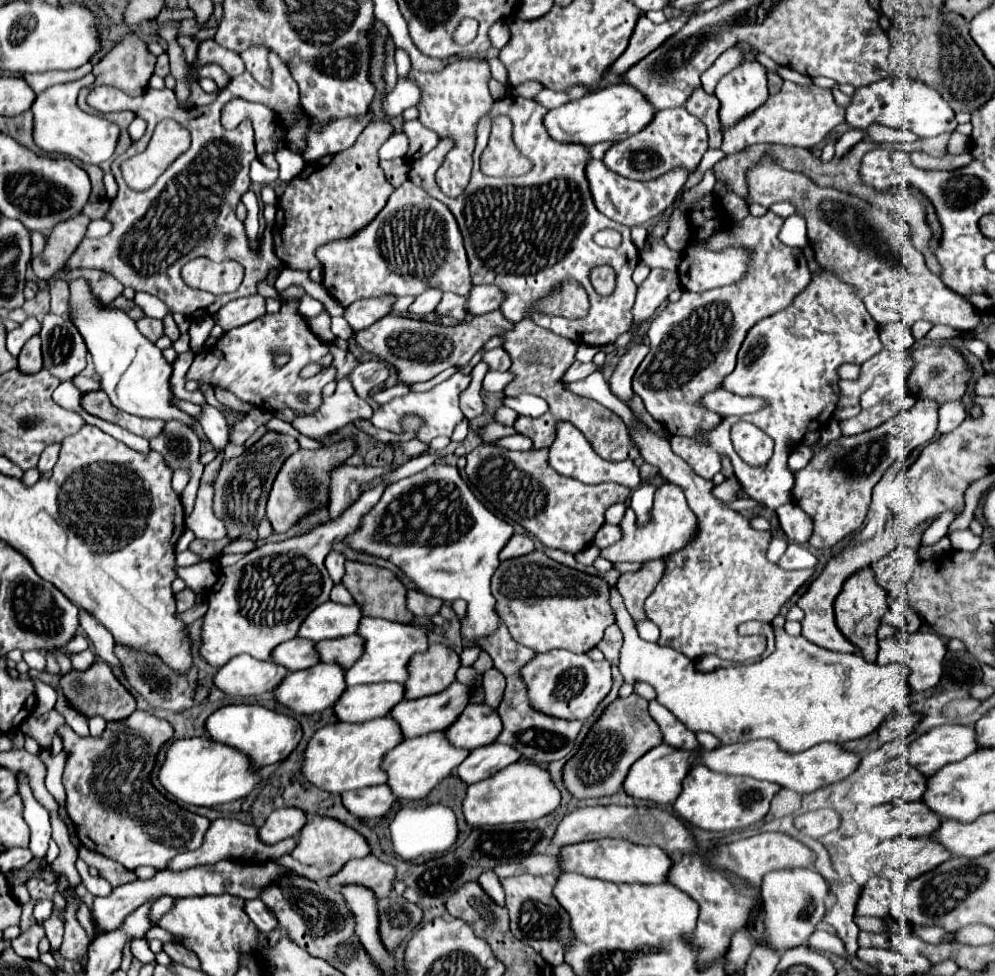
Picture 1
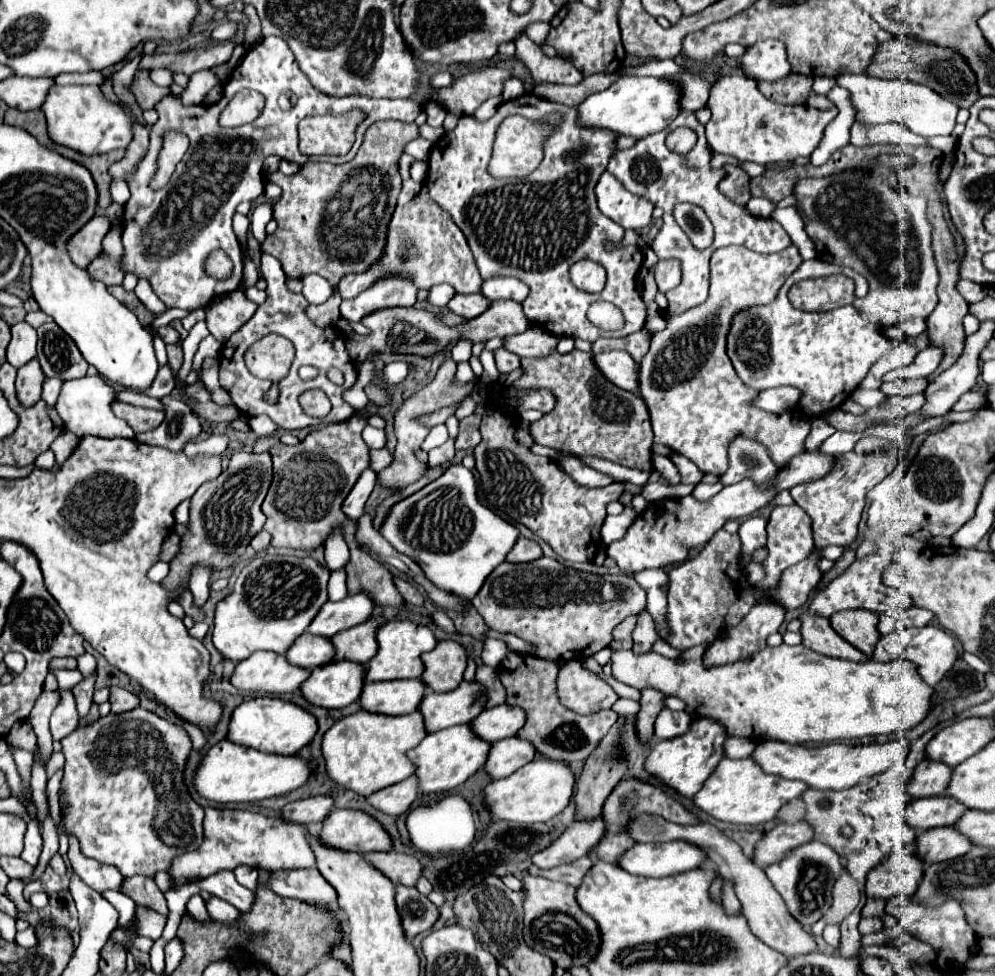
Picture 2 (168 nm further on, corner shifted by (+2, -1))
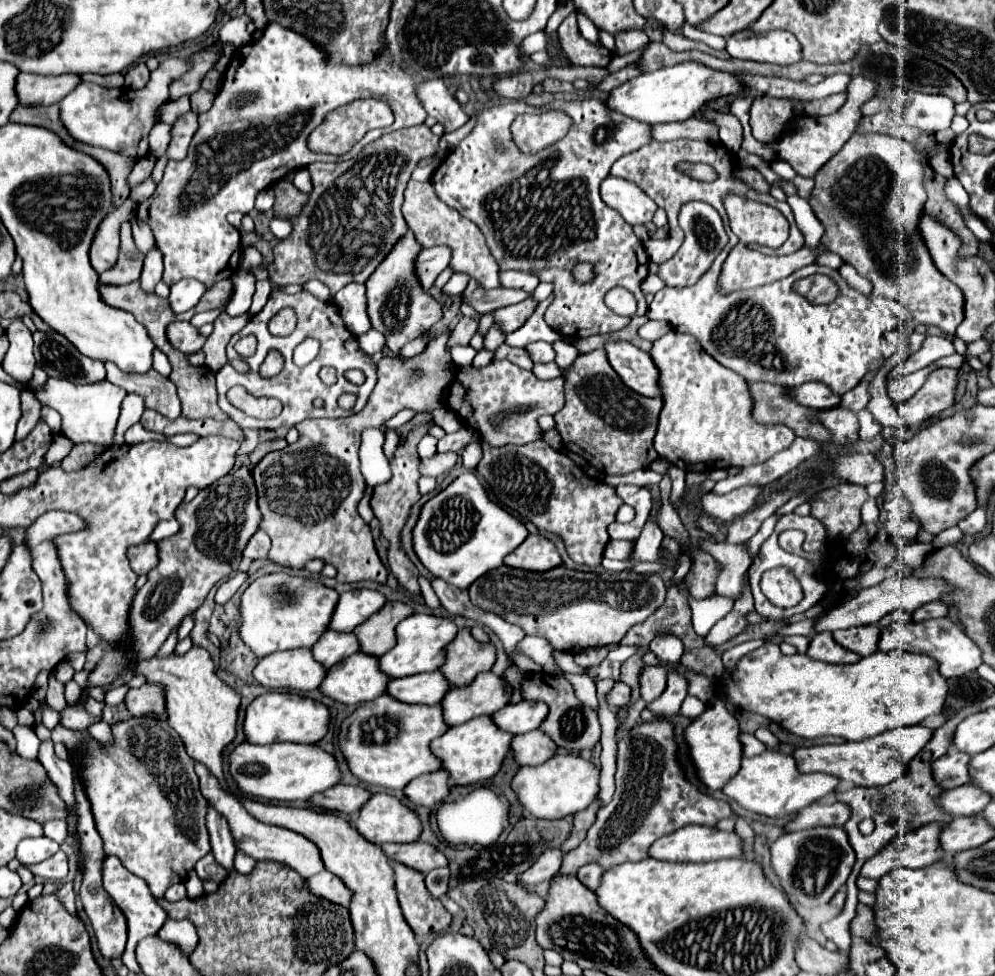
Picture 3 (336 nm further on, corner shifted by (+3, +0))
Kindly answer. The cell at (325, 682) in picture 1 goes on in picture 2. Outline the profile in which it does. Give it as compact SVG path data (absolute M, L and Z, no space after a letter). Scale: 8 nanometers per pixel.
M338 660L312 670L310 678L302 684L306 700L324 708L344 708L360 698L364 686L364 664Z

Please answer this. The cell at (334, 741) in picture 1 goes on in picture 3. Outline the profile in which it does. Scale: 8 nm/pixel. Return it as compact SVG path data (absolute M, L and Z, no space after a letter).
M381 695L359 705L347 717L339 733L339 749L347 759L351 773L363 783L385 789L403 789L411 779L441 769L441 761L429 753L429 743L445 731L447 725L443 723L439 705L399 705L399 701Z

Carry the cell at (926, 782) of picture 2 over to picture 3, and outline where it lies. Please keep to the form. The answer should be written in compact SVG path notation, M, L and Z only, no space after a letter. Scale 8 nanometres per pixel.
M947 753L933 761L933 779L941 789L953 789L969 783L969 759L965 753Z

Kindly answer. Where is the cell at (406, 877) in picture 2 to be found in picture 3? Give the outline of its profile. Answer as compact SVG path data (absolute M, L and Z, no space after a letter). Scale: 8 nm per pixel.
M423 841L403 843L403 845L385 843L381 849L391 863L407 865L407 867L423 873L423 875L427 875L429 871L433 871L437 867L447 867L445 855L439 853L433 845L423 843Z

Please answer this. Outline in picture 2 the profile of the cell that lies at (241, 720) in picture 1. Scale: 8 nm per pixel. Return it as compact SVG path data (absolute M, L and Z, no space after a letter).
M252 698L248 702L242 702L234 710L228 726L228 740L262 752L288 756L302 750L314 738L316 730L318 730L316 718L298 704L280 698Z

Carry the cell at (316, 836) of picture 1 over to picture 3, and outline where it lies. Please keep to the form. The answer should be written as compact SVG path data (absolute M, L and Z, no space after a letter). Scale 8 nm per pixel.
M377 793L359 811L357 819L351 821L367 841L375 845L383 843L411 843L419 839L421 823L417 815L407 809L399 799Z

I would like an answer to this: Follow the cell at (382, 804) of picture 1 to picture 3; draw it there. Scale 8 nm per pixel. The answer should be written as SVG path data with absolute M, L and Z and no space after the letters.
M443 769L427 775L415 777L411 783L405 785L403 793L407 799L415 805L425 805L425 807L435 807L443 803L443 799L449 795L449 779Z

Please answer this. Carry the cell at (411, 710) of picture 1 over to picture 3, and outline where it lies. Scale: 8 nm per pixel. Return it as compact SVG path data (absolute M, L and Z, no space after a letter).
M479 673L465 687L451 687L441 699L443 721L447 727L465 723L481 715L493 715L509 701L507 685L495 673Z

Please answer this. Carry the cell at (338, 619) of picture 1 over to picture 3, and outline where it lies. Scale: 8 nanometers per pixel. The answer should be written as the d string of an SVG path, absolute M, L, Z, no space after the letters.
M357 589L339 595L335 613L329 621L333 631L353 631L359 623L367 621L377 609L385 605L385 595L371 589Z

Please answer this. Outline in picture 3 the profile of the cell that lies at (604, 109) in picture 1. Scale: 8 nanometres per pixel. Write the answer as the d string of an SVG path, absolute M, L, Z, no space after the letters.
M679 63L669 69L659 69L653 73L641 73L621 87L613 89L605 101L605 105L611 111L623 113L635 121L653 125L653 123L673 123L673 121L685 121L693 117L707 101L741 93L745 91L745 85L741 85L733 75L725 71L715 71L699 63Z

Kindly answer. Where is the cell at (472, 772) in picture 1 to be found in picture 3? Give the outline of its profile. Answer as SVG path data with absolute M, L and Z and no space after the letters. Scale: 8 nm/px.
M535 729L523 735L515 735L511 739L511 751L519 767L531 767L553 757L557 747L553 741L549 741L549 737L543 731Z

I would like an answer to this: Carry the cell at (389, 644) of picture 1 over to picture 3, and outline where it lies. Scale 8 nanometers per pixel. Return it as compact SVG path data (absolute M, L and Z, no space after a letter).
M413 613L411 617L403 619L397 625L397 629L395 629L397 645L391 651L387 651L385 655L379 657L379 667L391 679L417 675L417 673L427 673L427 671L437 671L443 665L443 661L445 661L443 647L447 643L451 643L455 635L457 635L457 627L455 627L453 621L441 619L441 617L433 617L433 615Z

